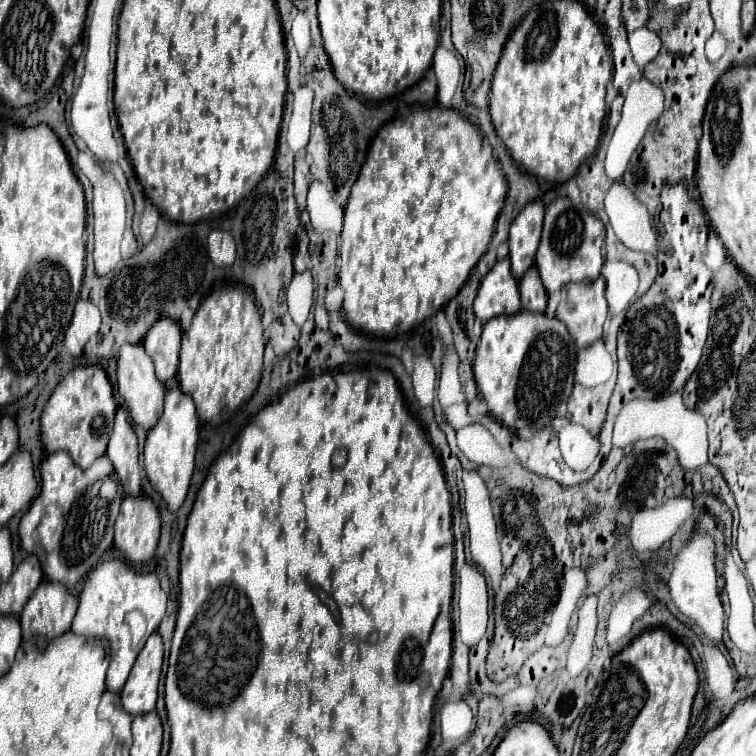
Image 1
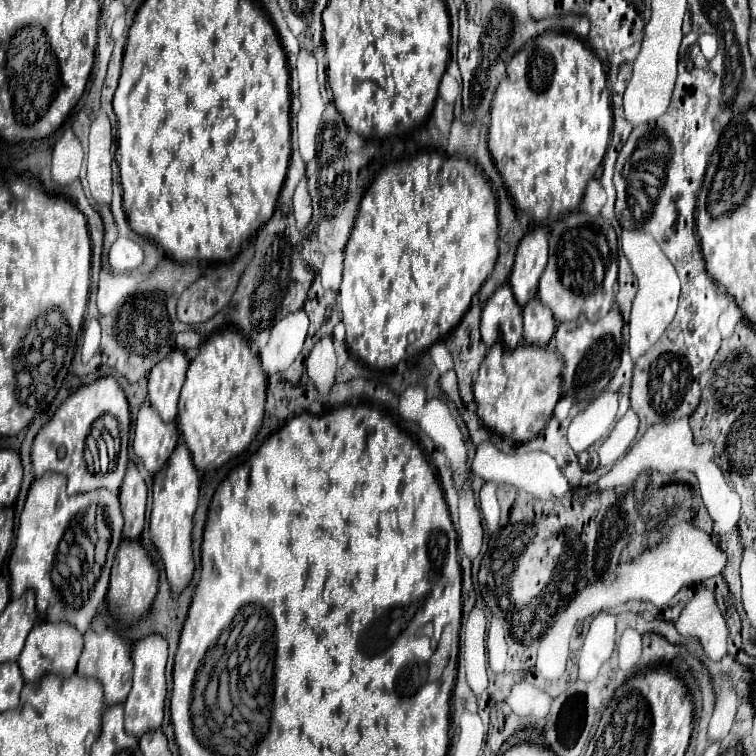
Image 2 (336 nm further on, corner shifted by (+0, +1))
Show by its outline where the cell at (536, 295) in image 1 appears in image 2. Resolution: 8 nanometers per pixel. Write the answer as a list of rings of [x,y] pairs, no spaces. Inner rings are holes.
[[[540,299],[528,301],[524,305],[524,339],[528,343],[548,345],[554,331],[556,331],[556,321],[550,309],[546,309],[546,305],[542,305]]]

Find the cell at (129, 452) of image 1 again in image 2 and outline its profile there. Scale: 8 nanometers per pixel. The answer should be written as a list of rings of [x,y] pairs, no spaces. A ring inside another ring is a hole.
[[[130,461],[126,467],[122,487],[120,487],[120,505],[122,505],[122,515],[124,515],[126,539],[138,539],[138,535],[142,533],[144,517],[146,517],[146,497],[148,497],[146,483],[136,463]]]

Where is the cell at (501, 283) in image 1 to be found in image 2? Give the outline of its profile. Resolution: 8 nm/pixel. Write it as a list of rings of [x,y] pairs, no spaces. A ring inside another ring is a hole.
[[[508,283],[498,287],[482,307],[480,333],[488,347],[496,341],[498,331],[502,331],[506,349],[514,349],[522,339],[522,307],[514,301]]]

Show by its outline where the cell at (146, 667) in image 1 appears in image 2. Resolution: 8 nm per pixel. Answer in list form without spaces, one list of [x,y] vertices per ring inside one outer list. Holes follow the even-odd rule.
[[[148,635],[140,639],[132,647],[132,661],[134,661],[134,683],[132,691],[124,703],[124,725],[126,731],[140,737],[150,729],[158,729],[162,725],[164,715],[164,699],[166,699],[166,659],[168,659],[168,643],[162,635]]]

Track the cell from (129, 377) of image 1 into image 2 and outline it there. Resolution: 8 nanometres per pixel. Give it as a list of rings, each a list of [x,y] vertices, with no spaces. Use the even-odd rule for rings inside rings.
[[[144,401],[138,409],[136,429],[134,429],[134,453],[142,459],[144,467],[154,475],[170,457],[178,443],[176,423],[166,423],[158,413]]]

